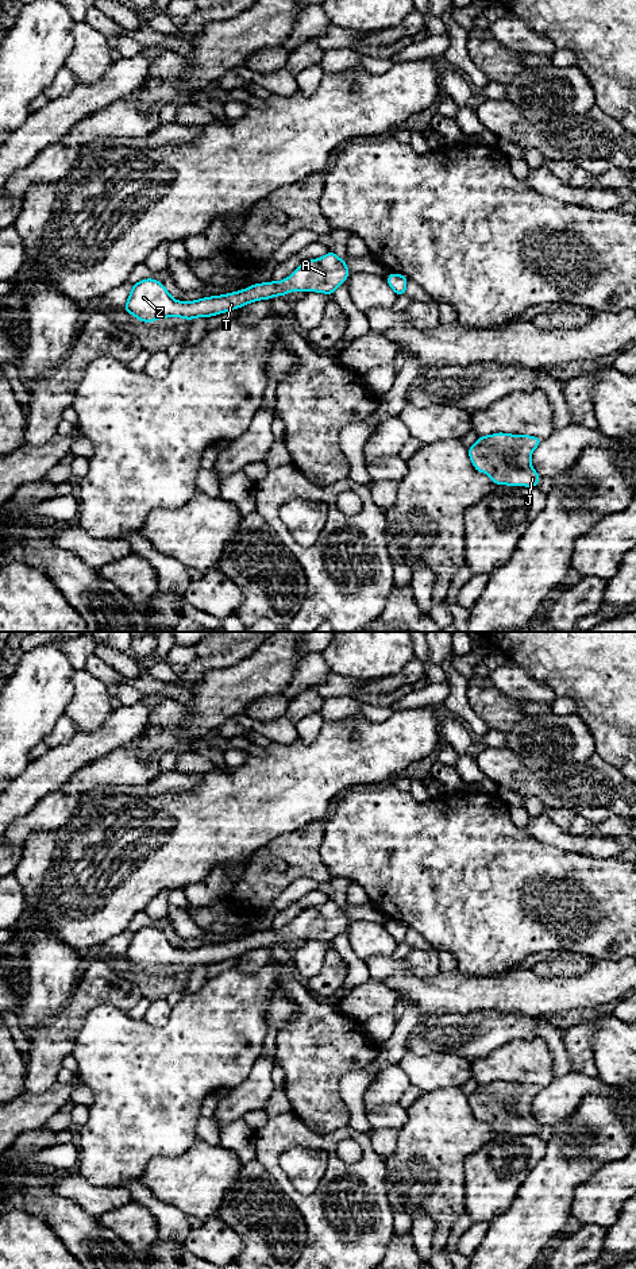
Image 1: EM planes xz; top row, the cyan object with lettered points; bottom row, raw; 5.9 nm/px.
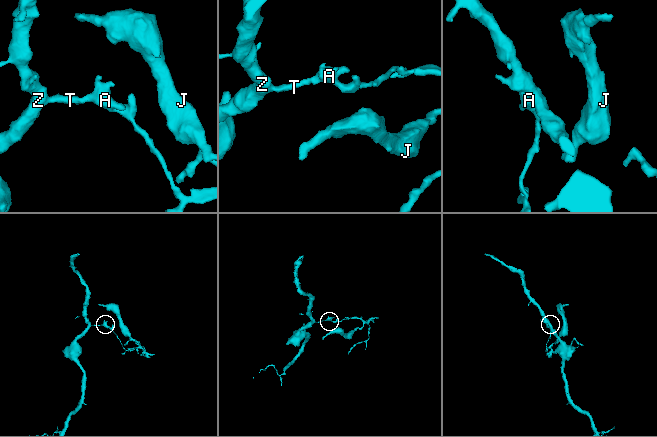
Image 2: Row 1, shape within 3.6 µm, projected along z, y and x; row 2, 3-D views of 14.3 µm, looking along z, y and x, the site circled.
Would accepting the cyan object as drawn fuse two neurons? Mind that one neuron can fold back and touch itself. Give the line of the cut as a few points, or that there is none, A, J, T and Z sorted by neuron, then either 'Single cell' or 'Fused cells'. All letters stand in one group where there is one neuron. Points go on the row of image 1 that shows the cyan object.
No split. Groups: A J T Z. Single cell

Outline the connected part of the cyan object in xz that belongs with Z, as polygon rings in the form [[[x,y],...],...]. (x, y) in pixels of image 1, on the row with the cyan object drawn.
[[[328,251],[319,259],[302,262],[292,275],[284,281],[254,284],[253,286],[223,296],[204,297],[196,301],[176,301],[162,282],[151,278],[132,285],[124,310],[139,321],[153,323],[157,319],[209,317],[238,309],[257,300],[269,300],[273,296],[284,297],[289,292],[320,292],[332,294],[348,277],[348,267],[336,254]]]

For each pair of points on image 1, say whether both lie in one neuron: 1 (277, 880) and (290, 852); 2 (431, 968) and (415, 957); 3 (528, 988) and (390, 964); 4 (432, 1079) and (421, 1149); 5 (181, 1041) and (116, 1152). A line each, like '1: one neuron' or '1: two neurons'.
1: one neuron
2: one neuron
3: two neurons
4: two neurons
5: one neuron

